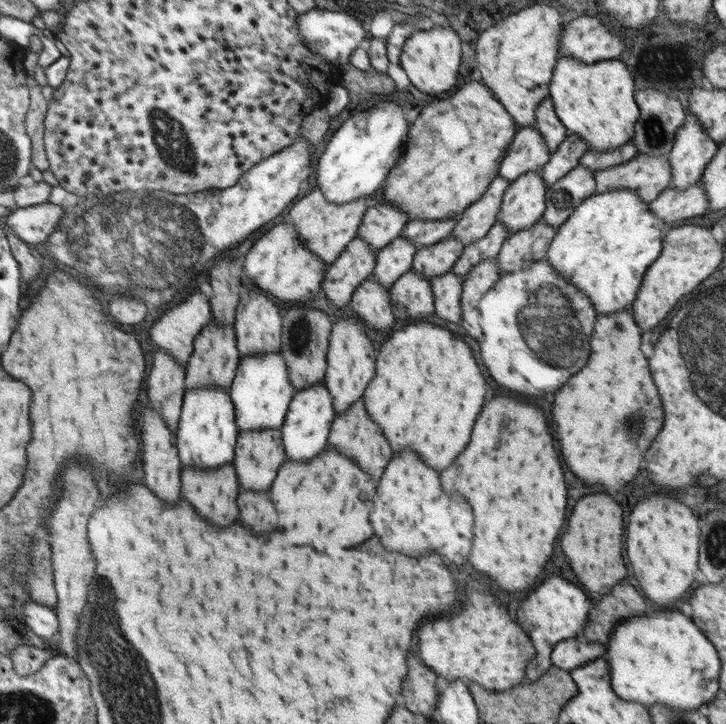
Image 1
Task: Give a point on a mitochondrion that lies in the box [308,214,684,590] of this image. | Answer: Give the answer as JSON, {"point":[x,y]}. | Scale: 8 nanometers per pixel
{"point":[550,322]}

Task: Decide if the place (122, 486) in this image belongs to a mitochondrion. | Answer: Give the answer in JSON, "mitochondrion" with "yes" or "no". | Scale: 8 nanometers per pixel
{"mitochondrion":"no"}

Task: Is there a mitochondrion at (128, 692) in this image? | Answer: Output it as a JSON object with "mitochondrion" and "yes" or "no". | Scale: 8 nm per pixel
{"mitochondrion":"yes"}

